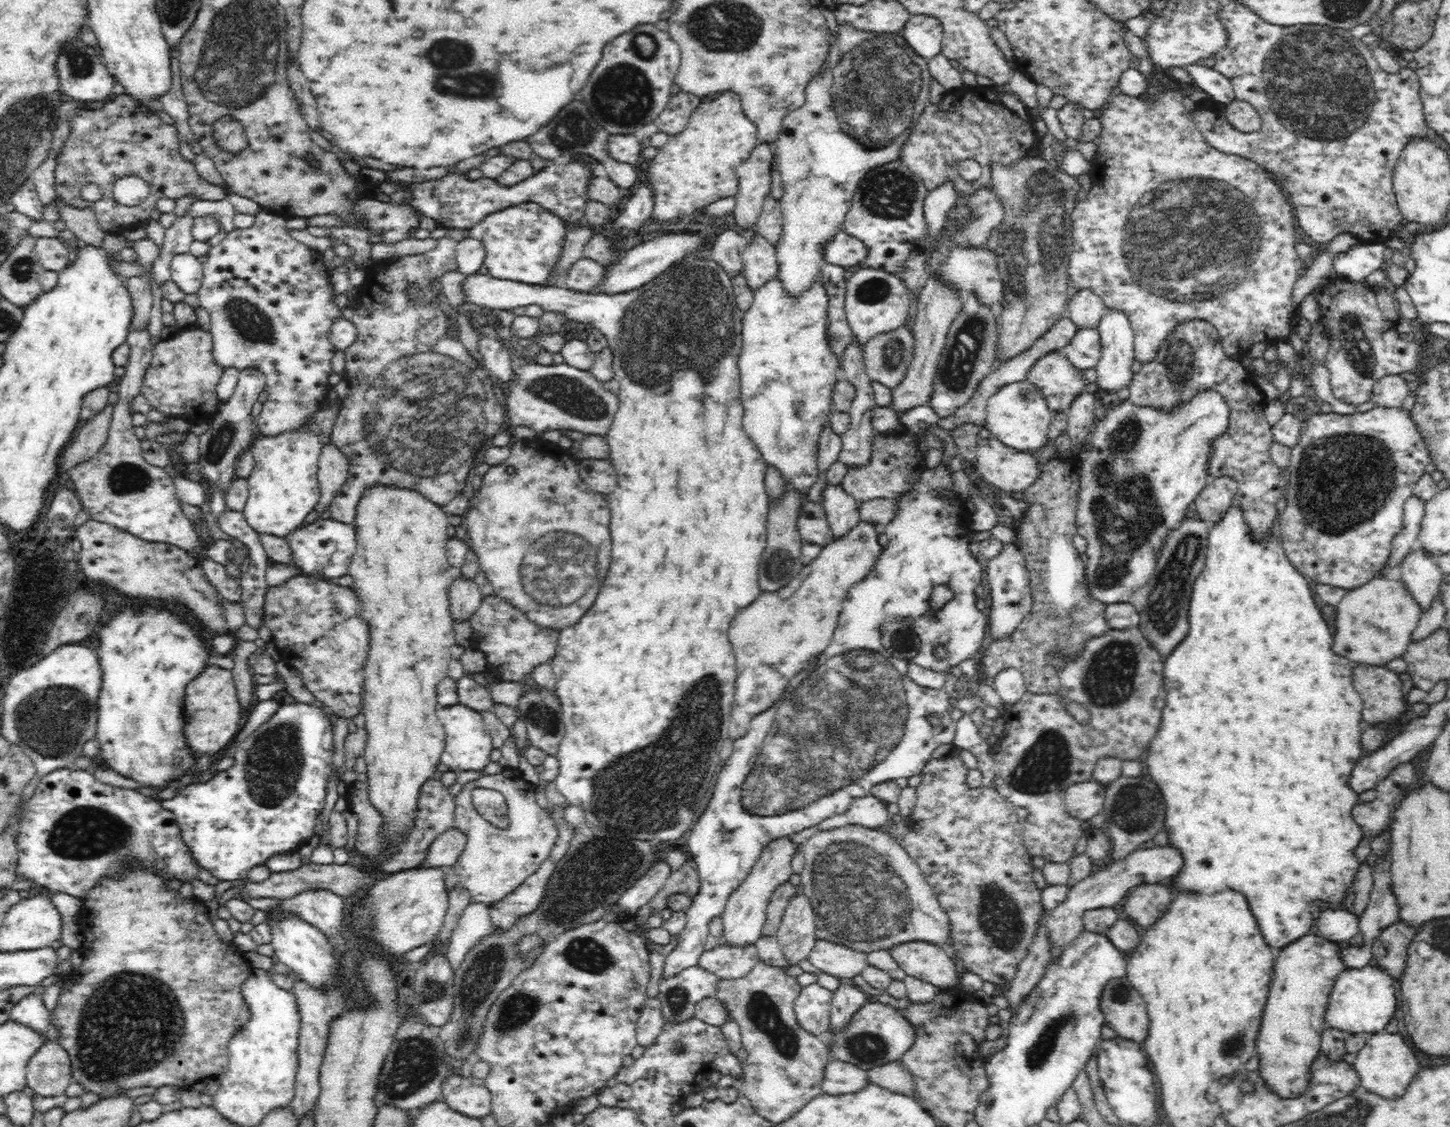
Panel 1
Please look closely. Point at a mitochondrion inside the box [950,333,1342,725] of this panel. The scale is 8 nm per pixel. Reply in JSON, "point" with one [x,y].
{"point":[1123,507]}

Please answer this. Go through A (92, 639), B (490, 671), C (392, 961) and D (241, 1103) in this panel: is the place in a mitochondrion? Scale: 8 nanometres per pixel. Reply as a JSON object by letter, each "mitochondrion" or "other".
{"A":"other","B":"other","C":"other","D":"other"}

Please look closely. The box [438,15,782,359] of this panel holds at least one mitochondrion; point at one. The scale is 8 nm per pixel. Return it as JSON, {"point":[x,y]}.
{"point":[623,96]}

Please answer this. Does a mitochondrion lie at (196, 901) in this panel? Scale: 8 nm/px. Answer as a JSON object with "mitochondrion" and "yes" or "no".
{"mitochondrion":"no"}

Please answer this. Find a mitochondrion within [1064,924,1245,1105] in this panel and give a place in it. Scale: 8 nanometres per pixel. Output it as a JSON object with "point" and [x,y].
{"point":[1118,993]}

